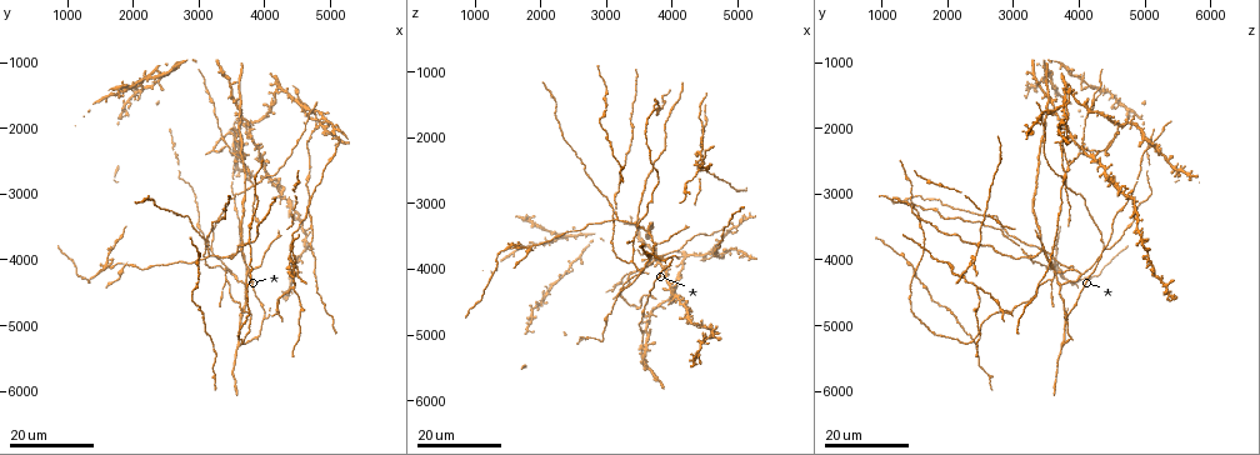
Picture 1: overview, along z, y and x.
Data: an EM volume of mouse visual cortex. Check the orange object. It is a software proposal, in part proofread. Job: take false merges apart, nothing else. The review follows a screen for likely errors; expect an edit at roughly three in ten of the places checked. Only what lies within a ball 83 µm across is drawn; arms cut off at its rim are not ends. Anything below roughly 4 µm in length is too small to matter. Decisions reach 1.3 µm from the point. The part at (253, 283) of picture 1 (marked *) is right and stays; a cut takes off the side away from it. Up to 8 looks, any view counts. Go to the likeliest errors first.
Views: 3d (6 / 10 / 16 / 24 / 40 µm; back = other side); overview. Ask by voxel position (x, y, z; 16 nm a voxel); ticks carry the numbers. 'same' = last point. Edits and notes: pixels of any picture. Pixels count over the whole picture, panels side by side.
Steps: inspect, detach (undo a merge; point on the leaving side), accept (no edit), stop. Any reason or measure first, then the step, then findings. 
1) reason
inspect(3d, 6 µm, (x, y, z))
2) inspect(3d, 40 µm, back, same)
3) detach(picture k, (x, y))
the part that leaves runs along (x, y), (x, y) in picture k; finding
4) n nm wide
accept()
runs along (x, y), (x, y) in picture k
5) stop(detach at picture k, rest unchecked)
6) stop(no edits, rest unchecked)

four or more arms meet
inspect(3d, 16 µm, (1850, 4050, 3700))

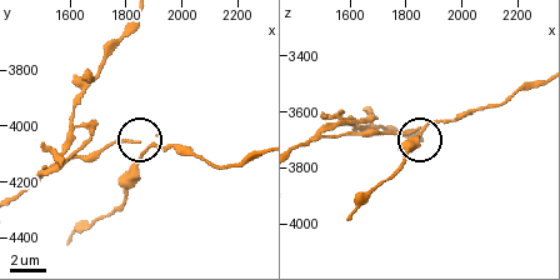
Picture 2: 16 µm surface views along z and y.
inspect(3d, 6 µm, (1870, 4080, 3650))

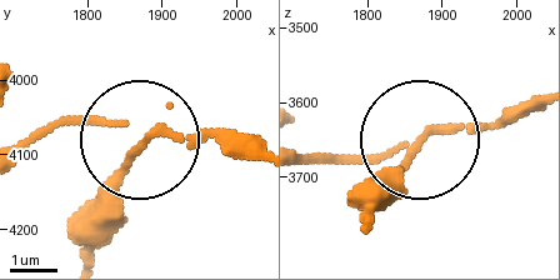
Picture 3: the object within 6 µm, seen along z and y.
detach(picture 3, (128, 153))
the part that leaves runs along (180, 138), (140, 150), (120, 221), (93, 258) in picture 3; a second neuron is stuck on

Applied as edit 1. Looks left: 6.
a fork
inspect(3d, 24 µm, (3400, 4300, 3550))

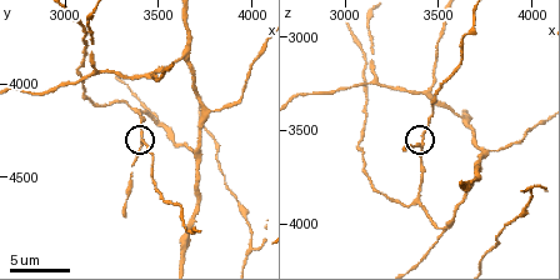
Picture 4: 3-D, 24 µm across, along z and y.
inspect(3d, 10 µm, same)

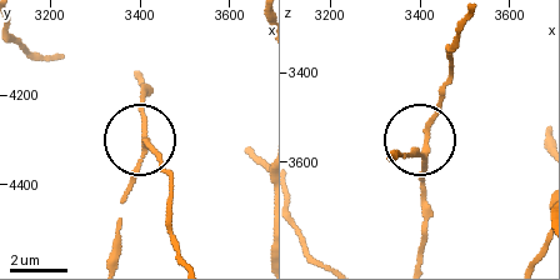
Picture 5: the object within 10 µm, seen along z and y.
accept()
runs along (140, 76), (140, 161), (119, 231) in picture 5; continuous, no second neuron

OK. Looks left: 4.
three arms meet
inspect(3d, 6 µm, (3160, 3920, 3220))

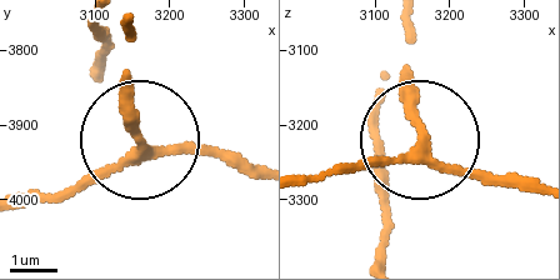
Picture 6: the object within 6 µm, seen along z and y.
inspect(3d, 6 µm, back, (3165, 3930, 3220))

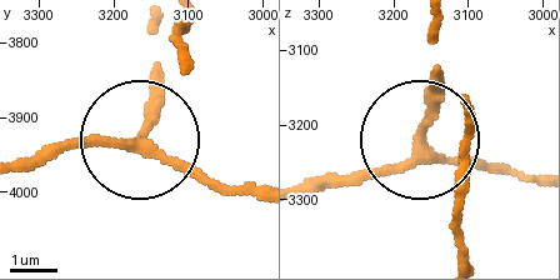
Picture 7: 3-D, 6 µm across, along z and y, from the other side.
accept()
runs along (23, 166), (83, 143), (138, 139), (154, 95), (154, 26) in picture 7; one neuron here

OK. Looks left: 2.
three arms meet
inspect(3d, 24 µm, (4600, 2250, 3700))

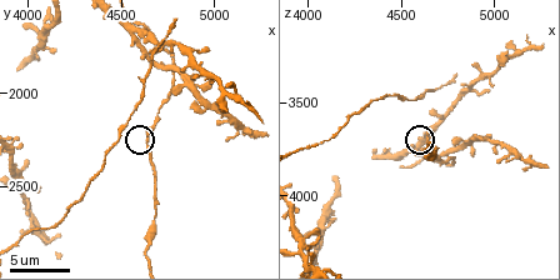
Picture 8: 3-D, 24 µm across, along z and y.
inspect(3d, 10 µm, same)

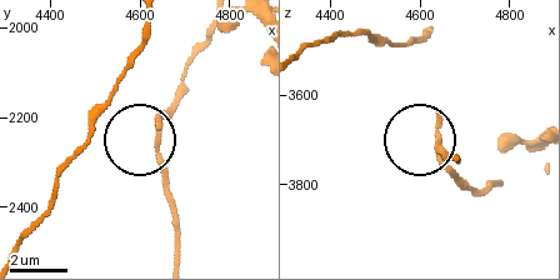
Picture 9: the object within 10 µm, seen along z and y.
accept()
all the same neuron

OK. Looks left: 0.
stop(detach at picture 3, rest unchecked)

